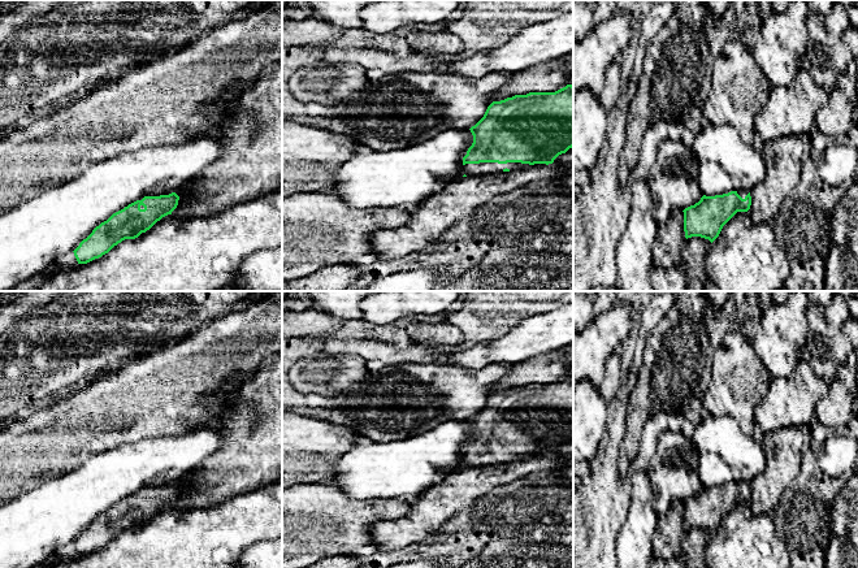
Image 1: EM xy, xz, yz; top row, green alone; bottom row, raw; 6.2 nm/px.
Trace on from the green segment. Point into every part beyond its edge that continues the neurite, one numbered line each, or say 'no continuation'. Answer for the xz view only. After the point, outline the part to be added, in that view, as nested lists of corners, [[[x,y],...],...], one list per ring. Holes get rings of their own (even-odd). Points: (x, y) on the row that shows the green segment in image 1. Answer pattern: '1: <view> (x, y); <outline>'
1: xz (482, 168); [[[480,162],[480,164],[465,164],[463,165],[463,174],[465,175],[485,175],[490,173],[500,173],[506,168],[510,170],[521,170],[529,166],[529,164],[521,162],[507,162],[507,164],[498,164],[498,162]]]

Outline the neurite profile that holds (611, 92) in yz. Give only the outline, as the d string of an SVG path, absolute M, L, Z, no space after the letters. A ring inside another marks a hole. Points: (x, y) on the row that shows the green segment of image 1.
M621 58L615 60L606 70L606 82L601 95L598 96L599 103L610 112L620 99L621 90Z

